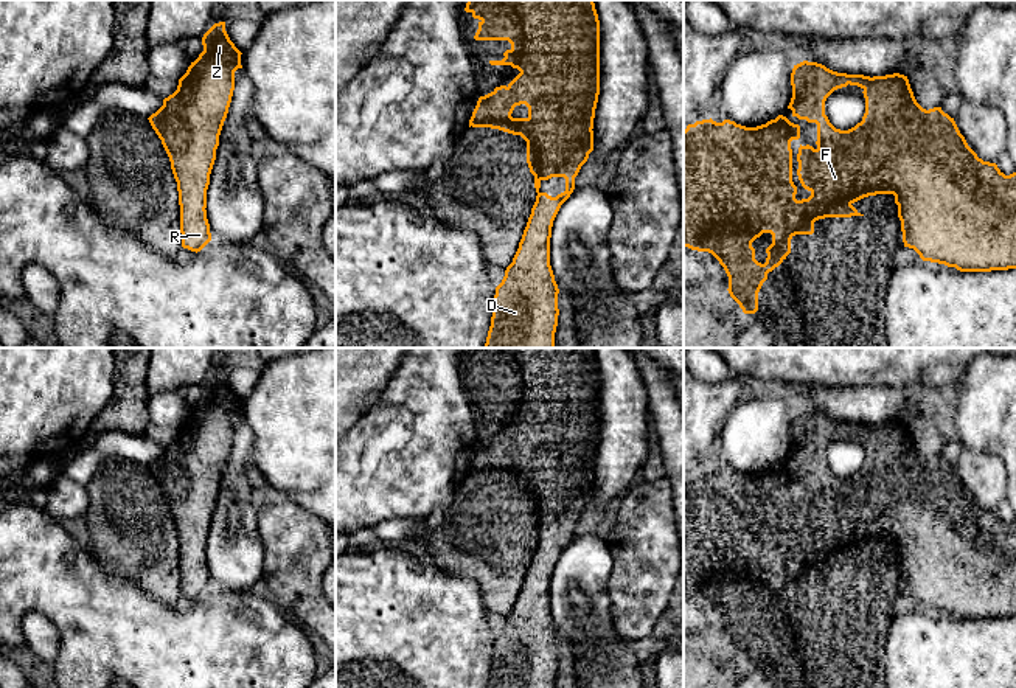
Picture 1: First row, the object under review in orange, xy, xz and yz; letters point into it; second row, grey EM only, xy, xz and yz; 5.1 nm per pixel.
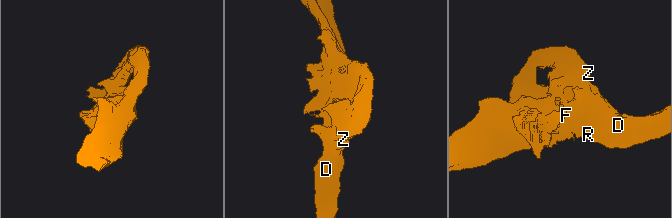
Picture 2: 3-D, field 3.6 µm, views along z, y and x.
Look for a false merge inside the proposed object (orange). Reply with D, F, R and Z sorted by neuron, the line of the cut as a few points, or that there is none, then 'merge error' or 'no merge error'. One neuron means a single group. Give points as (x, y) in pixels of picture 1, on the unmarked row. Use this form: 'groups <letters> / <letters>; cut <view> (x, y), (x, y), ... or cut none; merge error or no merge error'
groups D F R Z; cut none; no merge error

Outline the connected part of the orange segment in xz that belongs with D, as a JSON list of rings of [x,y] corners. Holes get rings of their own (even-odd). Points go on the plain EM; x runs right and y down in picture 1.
[[[468,348],[466,360],[478,367],[475,388],[508,388],[511,396],[502,408],[489,408],[491,413],[511,413],[520,421],[508,432],[496,435],[480,444],[469,467],[469,475],[491,475],[527,489],[527,511],[534,523],[536,550],[531,556],[519,596],[513,610],[506,615],[502,631],[496,635],[491,674],[486,688],[555,688],[558,674],[558,632],[550,613],[550,585],[553,568],[561,553],[575,537],[575,525],[593,499],[593,466],[600,443],[600,368],[593,348]],[[516,453],[528,455],[527,466],[513,466]],[[551,525],[565,526],[565,539],[556,545],[541,540],[541,530]]]

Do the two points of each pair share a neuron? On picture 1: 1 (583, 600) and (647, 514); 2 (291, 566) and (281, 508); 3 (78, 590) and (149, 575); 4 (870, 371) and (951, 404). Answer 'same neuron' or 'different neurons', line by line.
1: different neurons
2: same neuron
3: different neurons
4: different neurons

